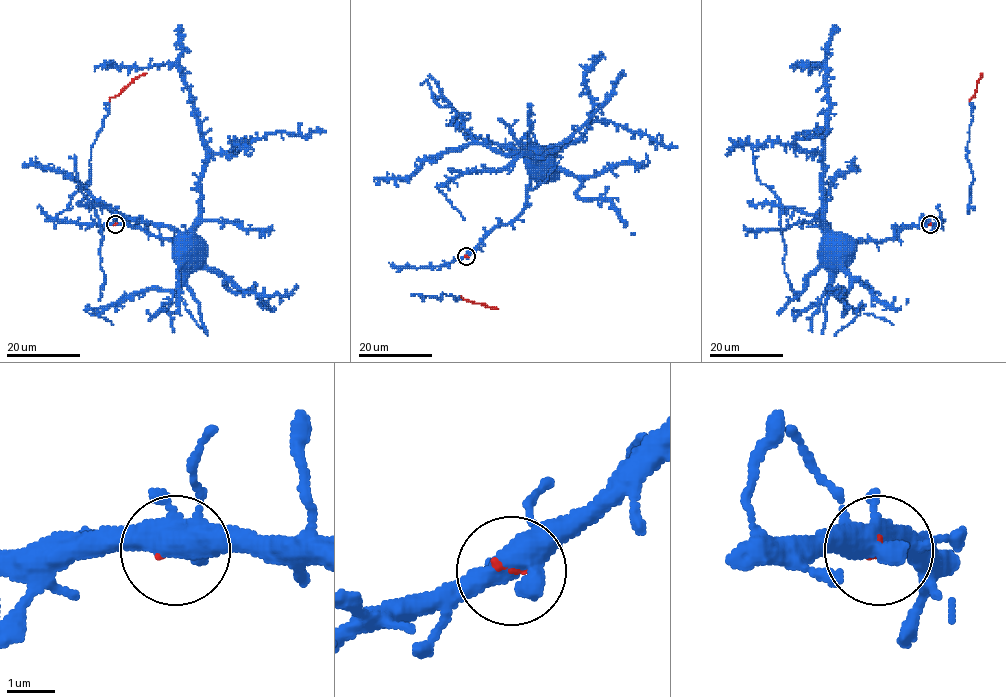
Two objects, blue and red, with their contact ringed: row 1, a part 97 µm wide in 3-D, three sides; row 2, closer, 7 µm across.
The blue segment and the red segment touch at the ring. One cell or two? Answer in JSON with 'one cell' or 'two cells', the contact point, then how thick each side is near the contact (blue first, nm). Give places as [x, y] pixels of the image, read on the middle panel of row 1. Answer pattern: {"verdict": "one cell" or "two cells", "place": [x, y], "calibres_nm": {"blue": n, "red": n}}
{"verdict": "one cell", "place": [466, 256], "calibres_nm": {"blue": 480, "red": 70}}

